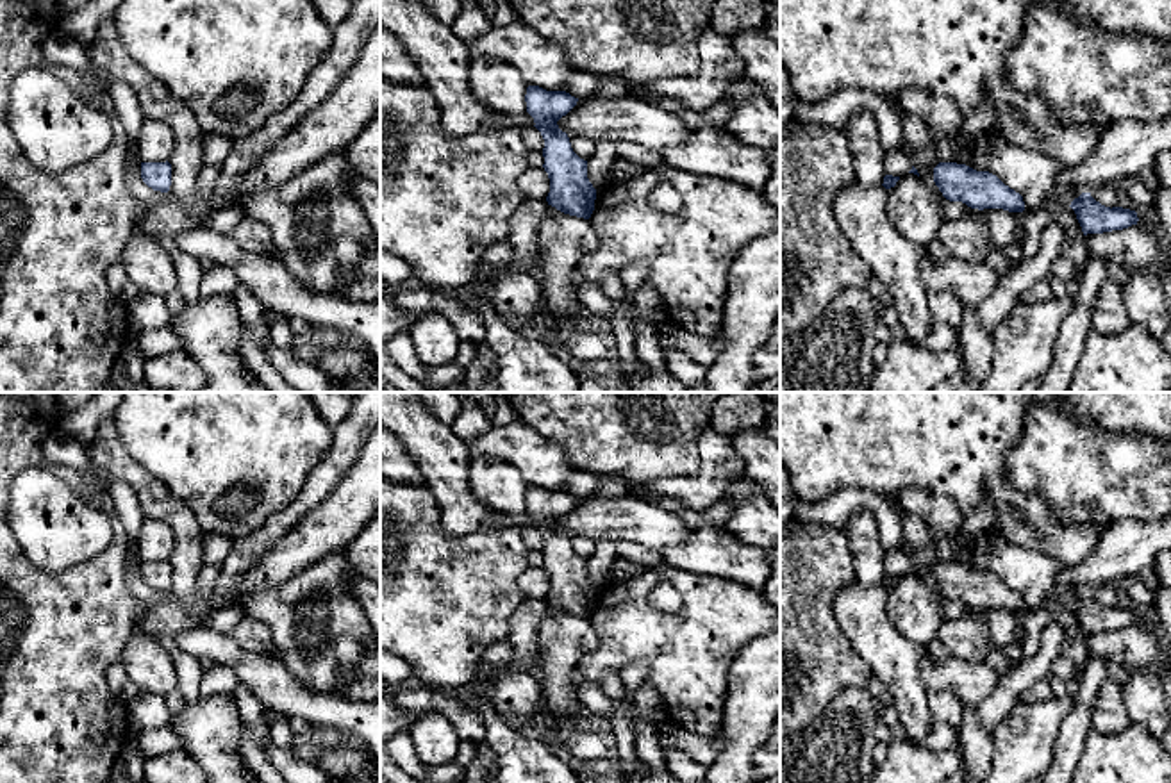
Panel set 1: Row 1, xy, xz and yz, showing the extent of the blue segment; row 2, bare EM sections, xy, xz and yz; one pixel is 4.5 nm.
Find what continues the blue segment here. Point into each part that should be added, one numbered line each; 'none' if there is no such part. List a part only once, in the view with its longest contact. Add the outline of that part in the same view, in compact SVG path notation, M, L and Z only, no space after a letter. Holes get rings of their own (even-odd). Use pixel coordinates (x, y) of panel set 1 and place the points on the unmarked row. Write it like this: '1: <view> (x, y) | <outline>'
none

